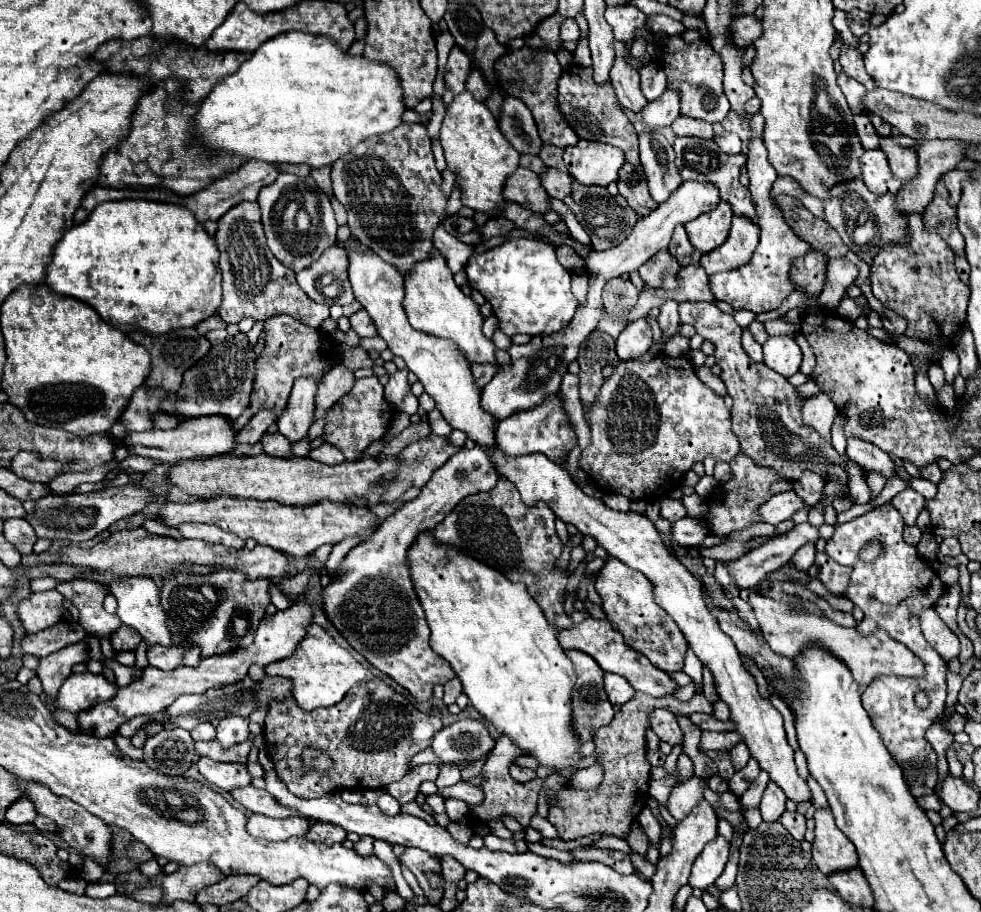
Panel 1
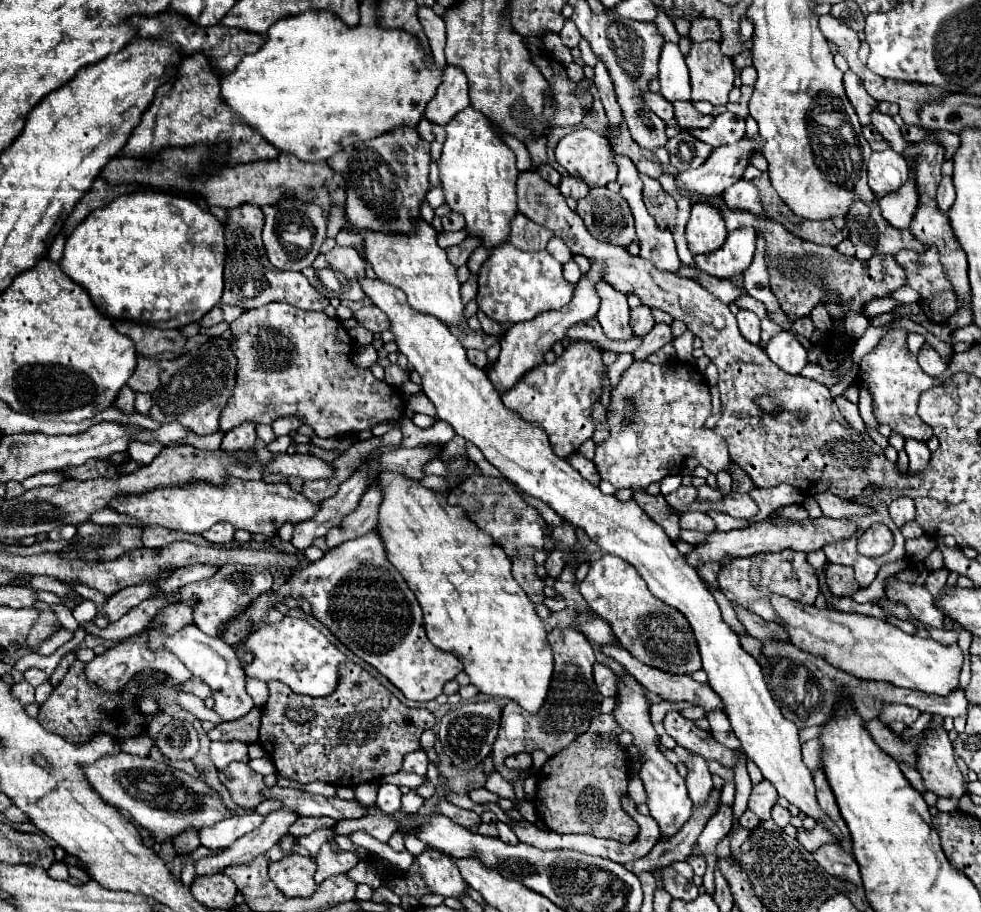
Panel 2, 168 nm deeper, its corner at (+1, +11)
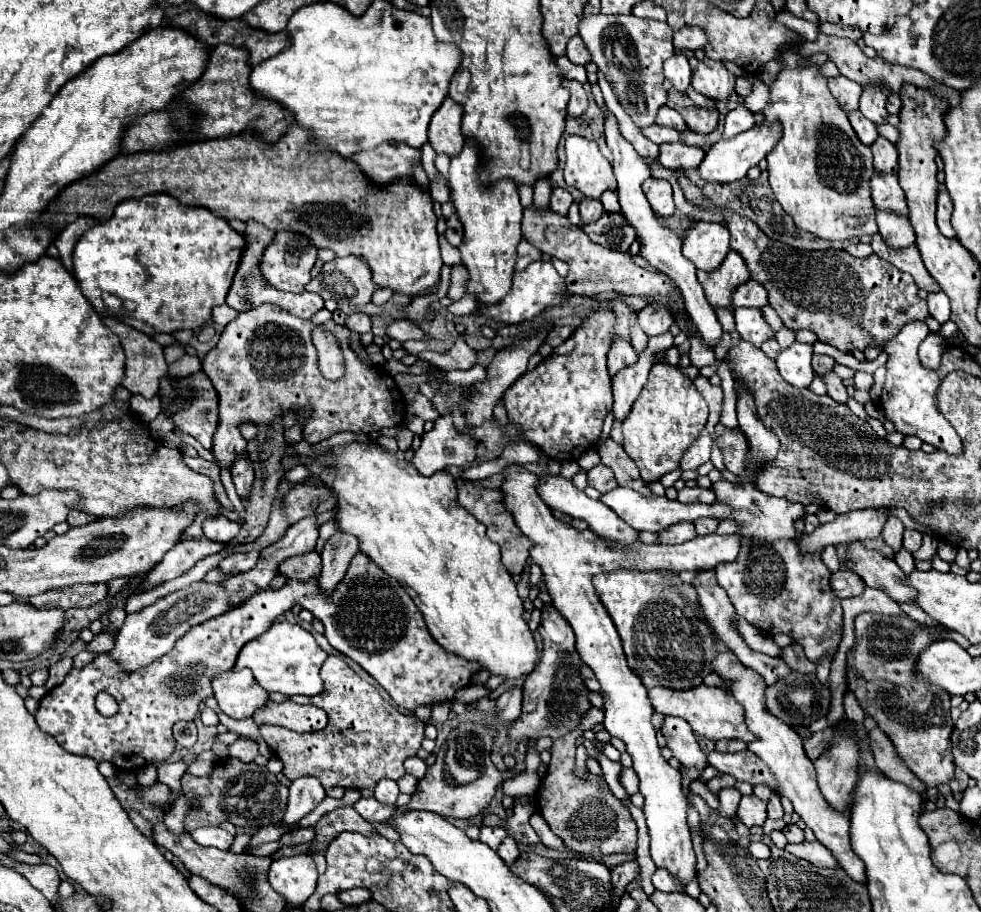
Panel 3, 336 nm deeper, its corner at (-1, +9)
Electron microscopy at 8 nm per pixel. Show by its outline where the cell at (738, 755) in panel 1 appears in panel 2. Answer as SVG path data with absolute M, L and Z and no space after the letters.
M741 753L739 755L739 763L735 765L735 803L733 803L733 817L739 819L743 815L743 811L747 809L747 799L749 799L749 793L751 793L751 781L749 781L749 775L747 775L747 769L745 769L745 761L747 757Z

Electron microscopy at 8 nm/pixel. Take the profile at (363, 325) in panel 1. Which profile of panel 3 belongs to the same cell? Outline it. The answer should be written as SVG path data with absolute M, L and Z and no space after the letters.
M399 319L399 321L393 321L387 325L387 335L391 339L397 339L397 341L409 341L409 339L429 339L417 325L413 323L405 323L405 319Z

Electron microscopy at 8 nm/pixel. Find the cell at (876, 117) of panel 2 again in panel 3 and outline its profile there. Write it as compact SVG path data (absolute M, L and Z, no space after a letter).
M863 89L859 111L861 111L867 119L871 119L875 125L881 125L881 123L885 123L887 117L889 117L889 113L887 113L887 109L885 109L885 101L887 101L885 91Z

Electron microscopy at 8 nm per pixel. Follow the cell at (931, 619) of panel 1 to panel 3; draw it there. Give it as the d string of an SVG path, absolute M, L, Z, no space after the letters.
M857 541L853 543L853 547L855 549L849 559L857 559L855 573L865 581L867 587L885 591L897 603L915 605L917 591L905 583L907 575L899 569L893 559L877 555L877 551L865 551L865 547L857 547Z

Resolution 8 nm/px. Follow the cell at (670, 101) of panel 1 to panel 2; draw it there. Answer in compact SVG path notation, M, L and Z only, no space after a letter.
M665 43L659 61L659 83L661 95L667 101L691 101L689 71L685 59L675 43Z

